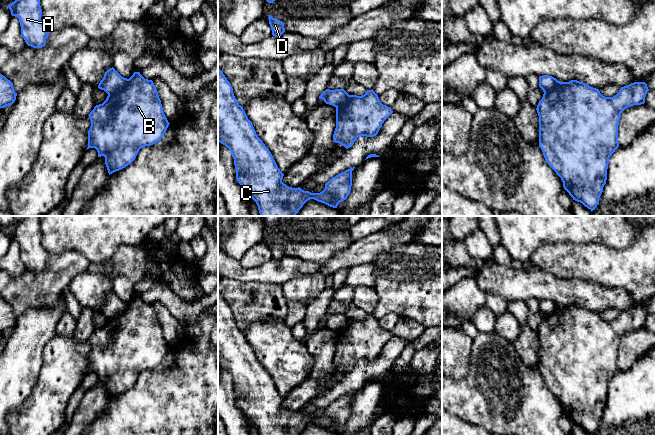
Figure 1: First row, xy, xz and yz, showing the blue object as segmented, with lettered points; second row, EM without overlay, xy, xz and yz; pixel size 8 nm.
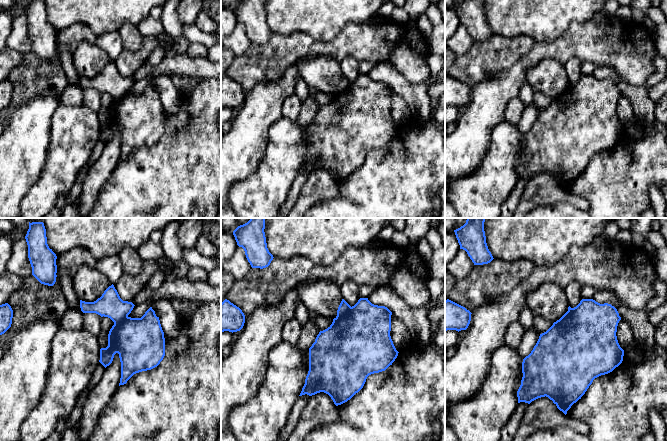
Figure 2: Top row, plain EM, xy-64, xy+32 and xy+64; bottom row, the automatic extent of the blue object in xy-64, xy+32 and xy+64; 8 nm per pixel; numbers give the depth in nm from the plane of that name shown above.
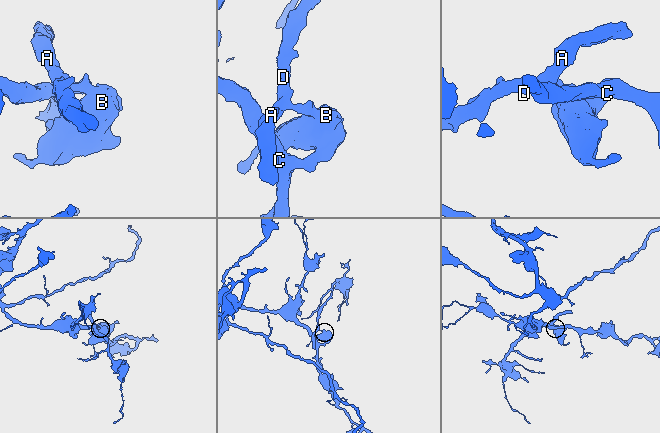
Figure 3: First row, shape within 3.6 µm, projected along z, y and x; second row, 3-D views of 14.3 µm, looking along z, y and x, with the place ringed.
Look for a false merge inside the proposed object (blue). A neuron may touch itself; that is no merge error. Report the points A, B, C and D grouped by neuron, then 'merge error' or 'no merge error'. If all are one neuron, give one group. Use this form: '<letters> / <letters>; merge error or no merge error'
A D / B C; merge error

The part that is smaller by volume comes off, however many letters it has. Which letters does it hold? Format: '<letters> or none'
A, D

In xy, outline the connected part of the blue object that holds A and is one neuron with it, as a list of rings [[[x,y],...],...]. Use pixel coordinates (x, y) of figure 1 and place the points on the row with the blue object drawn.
[[[15,0],[8,7],[11,15],[19,19],[26,44],[33,48],[44,47],[50,30],[41,20],[40,0]]]

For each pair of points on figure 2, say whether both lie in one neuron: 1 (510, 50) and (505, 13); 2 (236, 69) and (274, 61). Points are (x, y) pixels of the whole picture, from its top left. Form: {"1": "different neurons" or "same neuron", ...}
{"1": "different neurons", "2": "same neuron"}

